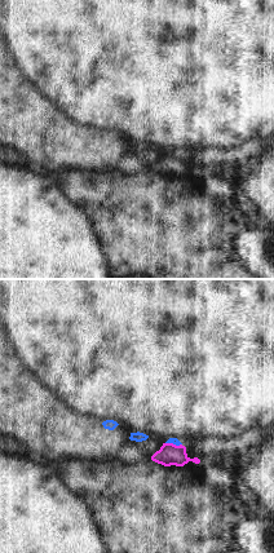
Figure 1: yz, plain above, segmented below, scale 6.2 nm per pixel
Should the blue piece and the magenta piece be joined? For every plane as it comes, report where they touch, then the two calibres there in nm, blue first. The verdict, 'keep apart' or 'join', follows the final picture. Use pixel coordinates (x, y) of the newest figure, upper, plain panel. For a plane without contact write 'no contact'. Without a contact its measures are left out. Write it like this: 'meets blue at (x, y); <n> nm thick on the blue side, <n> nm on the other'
meets blue at (173, 154); 50 nm thick on the blue side, 140 nm on the other

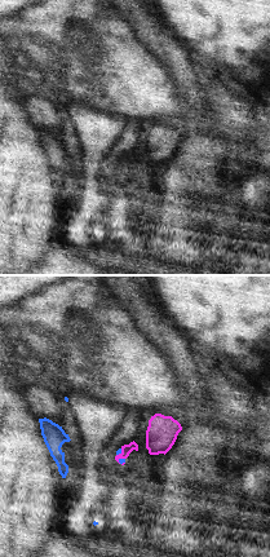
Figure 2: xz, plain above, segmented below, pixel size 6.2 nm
meets blue at (120, 169); 30 nm thick on the blue side, 60 nm on the other

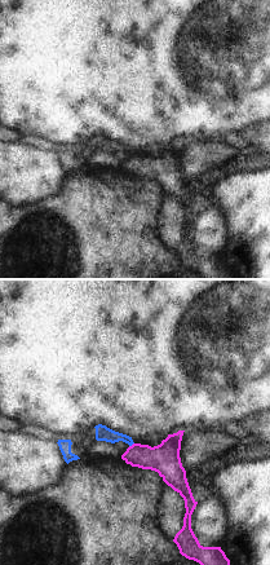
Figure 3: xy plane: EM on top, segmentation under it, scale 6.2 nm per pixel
meets blue at (131, 155); 100 nm thick on the blue side, 190 nm on the other

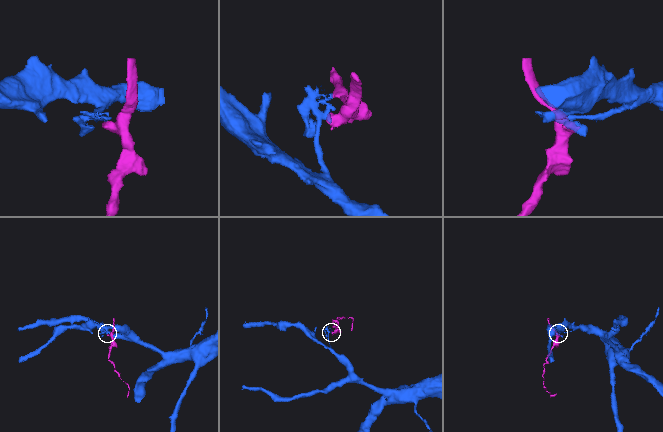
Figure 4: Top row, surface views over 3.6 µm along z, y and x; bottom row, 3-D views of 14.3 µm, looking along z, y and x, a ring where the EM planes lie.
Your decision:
keep apart

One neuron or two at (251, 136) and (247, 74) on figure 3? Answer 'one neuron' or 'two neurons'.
two neurons

